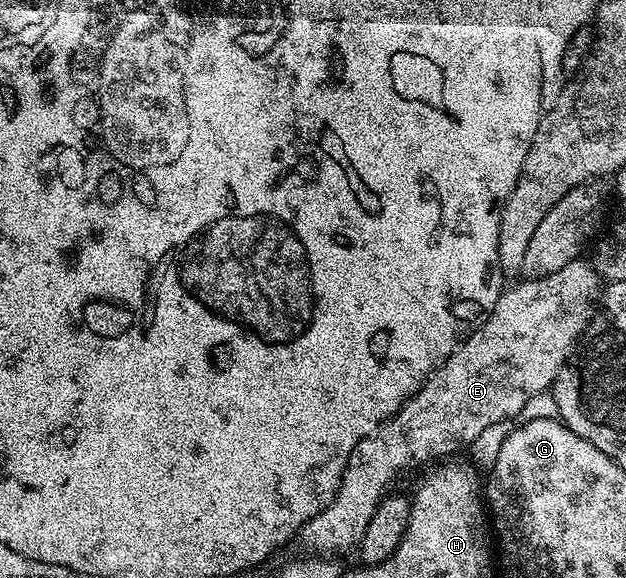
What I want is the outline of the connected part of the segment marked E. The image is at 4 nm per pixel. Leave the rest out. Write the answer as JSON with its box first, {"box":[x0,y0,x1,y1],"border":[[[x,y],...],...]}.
{"box":[301,258,601,554],"border":[[[580,258],[569,262],[569,266],[561,266],[561,270],[557,270],[548,276],[537,276],[534,278],[520,279],[520,284],[515,284],[511,289],[504,291],[500,295],[497,306],[489,314],[489,318],[480,328],[474,329],[471,335],[455,349],[447,355],[447,359],[434,368],[433,371],[427,376],[426,382],[417,389],[416,392],[409,399],[403,403],[398,412],[389,420],[384,420],[380,424],[379,429],[372,435],[366,436],[361,442],[357,442],[357,446],[353,450],[353,454],[347,463],[347,469],[343,472],[343,477],[339,483],[337,494],[333,498],[333,502],[329,502],[329,506],[325,506],[325,510],[321,510],[317,515],[312,518],[309,523],[305,525],[301,533],[301,541],[308,549],[306,550],[311,554],[339,554],[335,552],[347,552],[354,549],[361,542],[361,538],[365,534],[365,526],[369,526],[369,518],[373,518],[373,514],[377,510],[377,506],[383,501],[384,496],[388,495],[391,483],[402,474],[406,468],[411,468],[414,464],[425,464],[429,460],[438,461],[440,458],[451,458],[454,452],[459,452],[466,449],[473,443],[478,435],[482,433],[488,426],[493,426],[496,422],[503,422],[518,417],[519,412],[525,406],[525,402],[529,402],[529,398],[533,398],[537,394],[548,391],[551,383],[557,378],[557,374],[561,370],[561,366],[567,362],[571,357],[572,352],[575,351],[577,345],[580,343],[581,337],[587,331],[587,325],[592,323],[593,316],[591,316],[591,307],[596,307],[597,297],[601,292],[601,279],[598,273],[594,271],[591,264],[586,259]]]}

